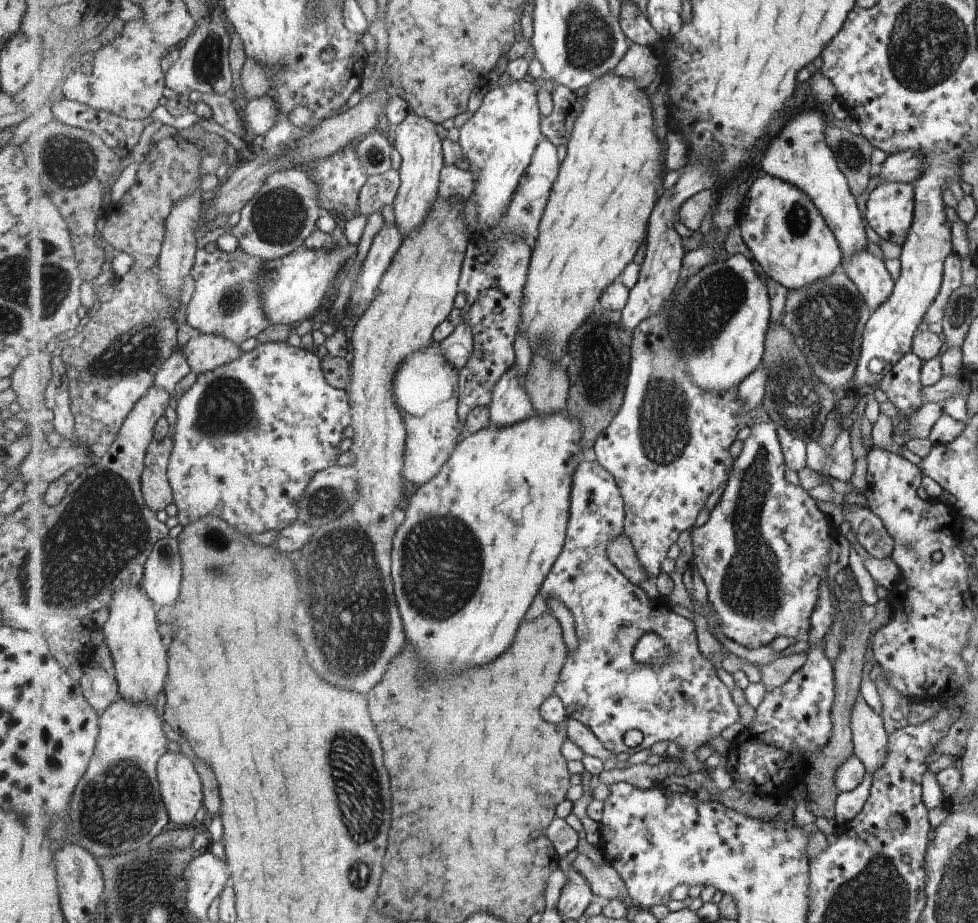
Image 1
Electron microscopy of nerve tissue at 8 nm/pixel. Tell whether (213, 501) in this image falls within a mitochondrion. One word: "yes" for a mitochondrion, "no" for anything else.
no

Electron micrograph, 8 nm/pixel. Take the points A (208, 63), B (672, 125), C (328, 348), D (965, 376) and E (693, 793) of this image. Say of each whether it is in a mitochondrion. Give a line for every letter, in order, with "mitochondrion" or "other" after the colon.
A: mitochondrion
B: other
C: other
D: other
E: other

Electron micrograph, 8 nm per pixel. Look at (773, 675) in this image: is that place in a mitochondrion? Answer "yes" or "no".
no

